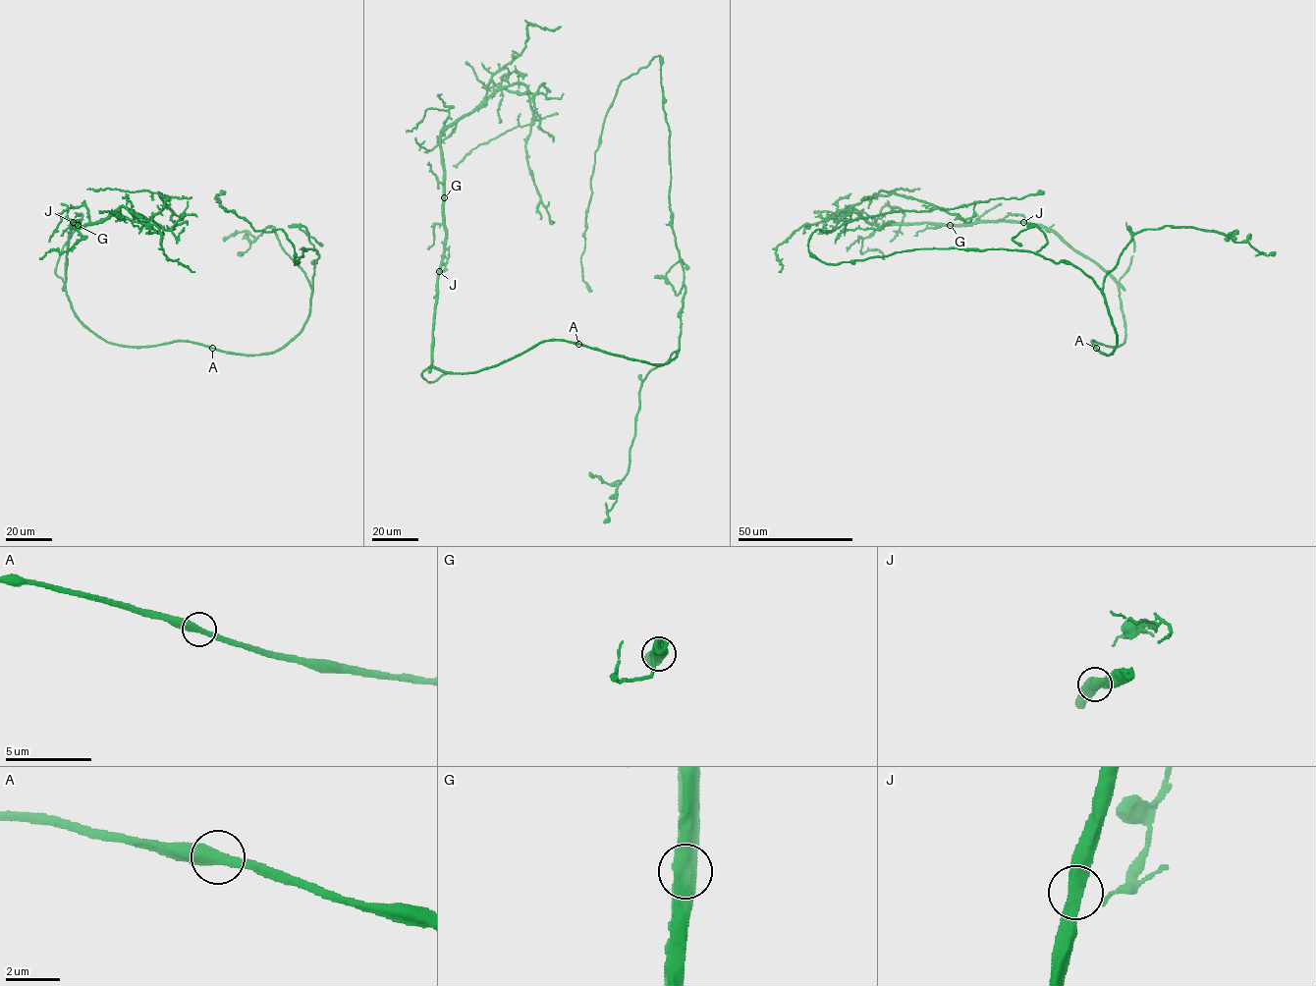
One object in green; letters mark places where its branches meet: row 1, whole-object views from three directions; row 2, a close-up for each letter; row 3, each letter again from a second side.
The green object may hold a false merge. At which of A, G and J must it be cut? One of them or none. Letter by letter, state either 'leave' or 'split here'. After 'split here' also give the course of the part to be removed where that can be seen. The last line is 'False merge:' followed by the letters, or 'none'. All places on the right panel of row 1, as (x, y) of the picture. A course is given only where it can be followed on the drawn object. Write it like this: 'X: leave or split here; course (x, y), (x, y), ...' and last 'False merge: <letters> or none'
A: leave
G: leave
J: leave
False merge: none

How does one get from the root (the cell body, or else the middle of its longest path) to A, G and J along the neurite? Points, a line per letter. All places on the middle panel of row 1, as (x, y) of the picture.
A: (590, 348), (578, 344)
G: (590, 348), (564, 340), (545, 340), (473, 372), (450, 373), (431, 365), (437, 278), (445, 238), (443, 197)
J: (590, 348), (564, 340), (545, 340), (498, 364), (473, 372), (450, 373), (433, 367), (432, 324), (439, 271)

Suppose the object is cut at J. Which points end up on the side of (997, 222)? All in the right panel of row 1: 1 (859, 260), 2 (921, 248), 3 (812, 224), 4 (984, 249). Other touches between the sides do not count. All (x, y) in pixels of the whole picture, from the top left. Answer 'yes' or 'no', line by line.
1: no
2: no
3: yes
4: no

